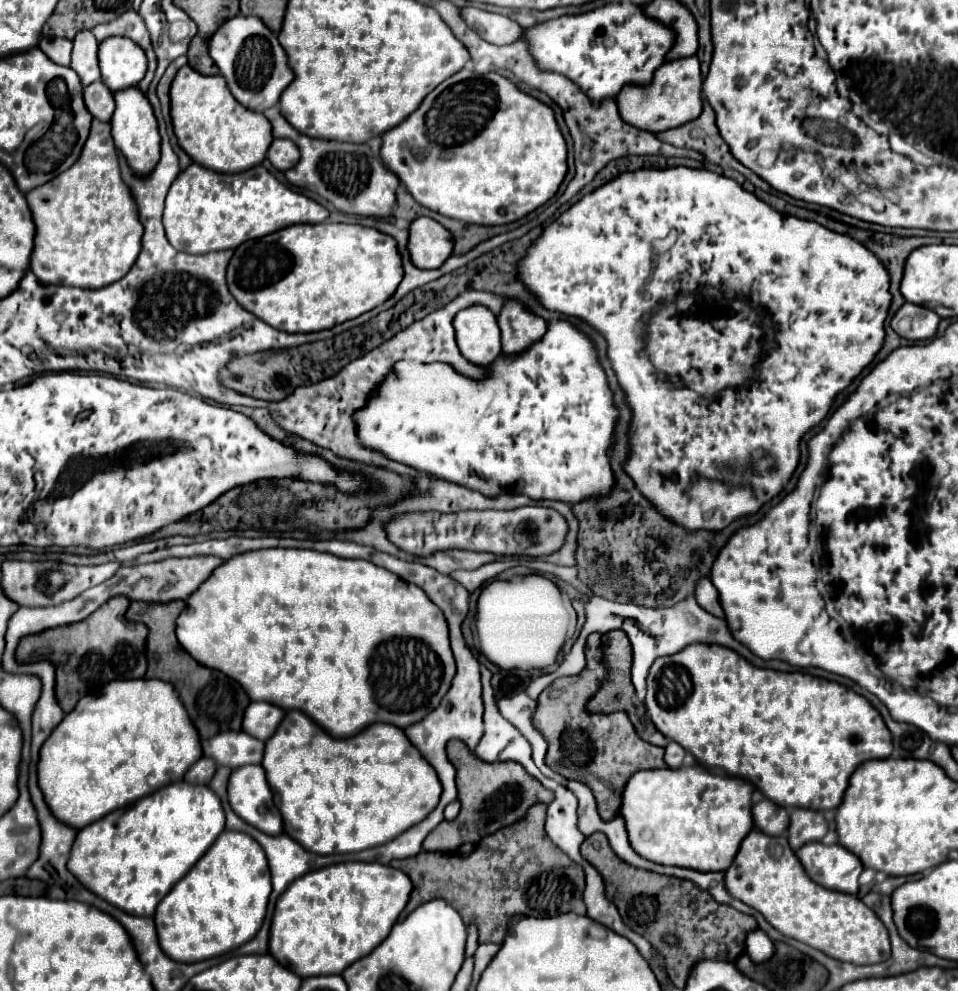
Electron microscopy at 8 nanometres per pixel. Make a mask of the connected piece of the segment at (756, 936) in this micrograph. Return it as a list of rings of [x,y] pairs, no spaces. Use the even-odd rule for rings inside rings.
[[[760,928],[752,930],[748,934],[748,956],[750,956],[750,960],[756,964],[762,964],[772,954],[774,954],[774,942],[770,940],[770,936],[766,932],[762,932]]]

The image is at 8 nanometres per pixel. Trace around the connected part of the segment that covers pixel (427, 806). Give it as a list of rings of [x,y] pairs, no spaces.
[[[288,710],[264,752],[264,770],[274,792],[276,808],[284,820],[284,832],[316,854],[344,854],[382,846],[408,828],[420,824],[440,802],[442,784],[428,760],[414,748],[404,730],[392,724],[372,724],[364,732],[344,740],[332,738],[308,714]]]

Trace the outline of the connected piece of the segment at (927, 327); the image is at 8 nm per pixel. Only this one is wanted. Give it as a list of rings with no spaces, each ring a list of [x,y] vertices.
[[[906,302],[892,316],[890,326],[898,336],[906,340],[928,340],[936,334],[938,322],[940,322],[940,316],[936,312],[924,306]]]

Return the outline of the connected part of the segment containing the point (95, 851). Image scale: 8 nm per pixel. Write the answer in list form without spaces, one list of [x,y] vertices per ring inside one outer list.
[[[174,782],[78,830],[68,870],[116,908],[134,916],[154,916],[158,902],[222,834],[224,822],[222,802],[208,786]]]

